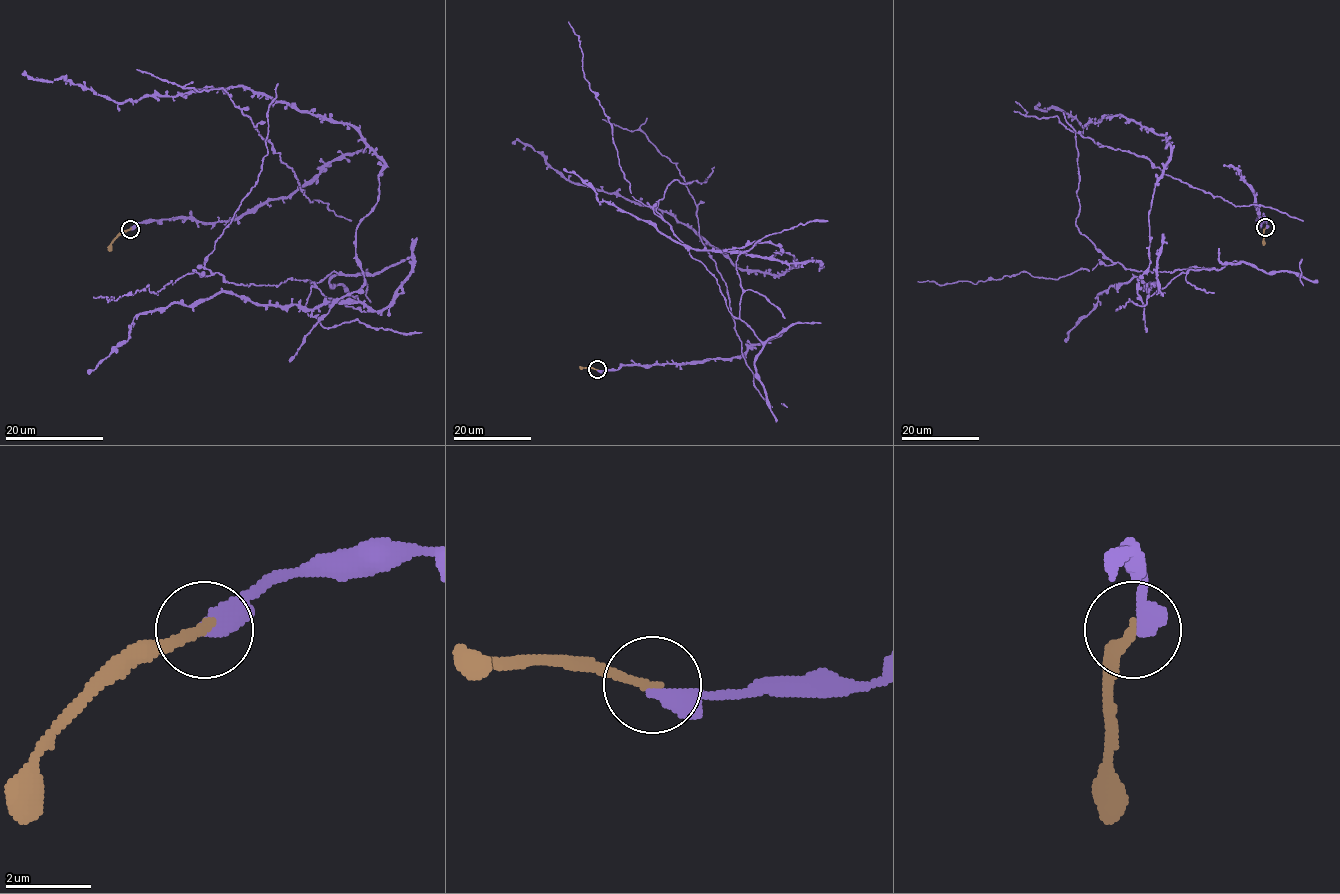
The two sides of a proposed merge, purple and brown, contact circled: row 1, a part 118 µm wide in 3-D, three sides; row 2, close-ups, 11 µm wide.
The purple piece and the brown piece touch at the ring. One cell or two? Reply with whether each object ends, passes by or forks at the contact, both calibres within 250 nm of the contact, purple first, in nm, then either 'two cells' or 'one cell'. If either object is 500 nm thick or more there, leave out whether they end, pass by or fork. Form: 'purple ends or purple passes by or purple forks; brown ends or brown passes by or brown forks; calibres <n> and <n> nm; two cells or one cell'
purple ends; brown ends; calibres 440 and 200 nm; one cell

